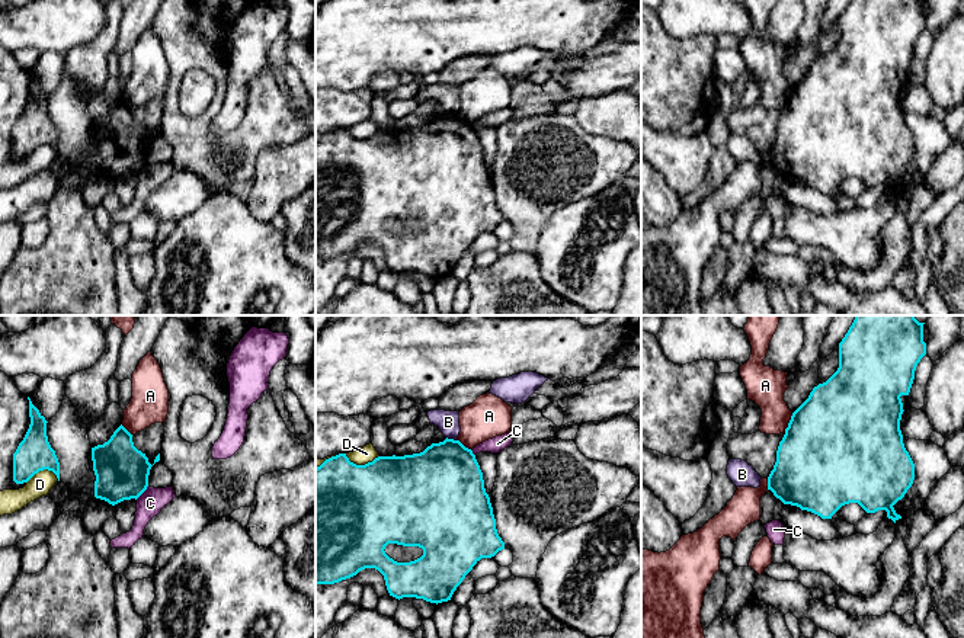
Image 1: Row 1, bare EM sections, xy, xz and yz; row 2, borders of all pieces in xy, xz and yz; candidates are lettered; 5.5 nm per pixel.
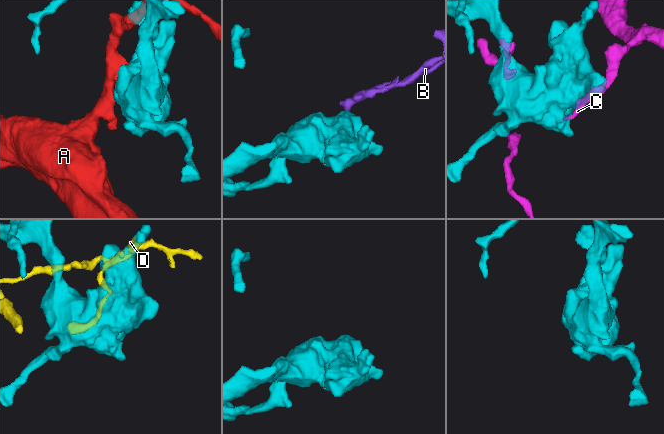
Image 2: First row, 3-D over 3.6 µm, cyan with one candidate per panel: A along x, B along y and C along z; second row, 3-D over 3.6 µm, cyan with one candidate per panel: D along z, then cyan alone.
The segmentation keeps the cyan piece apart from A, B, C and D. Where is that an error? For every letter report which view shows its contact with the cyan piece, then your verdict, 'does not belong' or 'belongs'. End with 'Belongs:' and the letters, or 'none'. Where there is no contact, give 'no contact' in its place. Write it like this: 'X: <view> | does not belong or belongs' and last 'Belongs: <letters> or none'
A: yz | does not belong
B: xz | does not belong
C: xy | does not belong
D: xz | does not belong
Belongs: none

